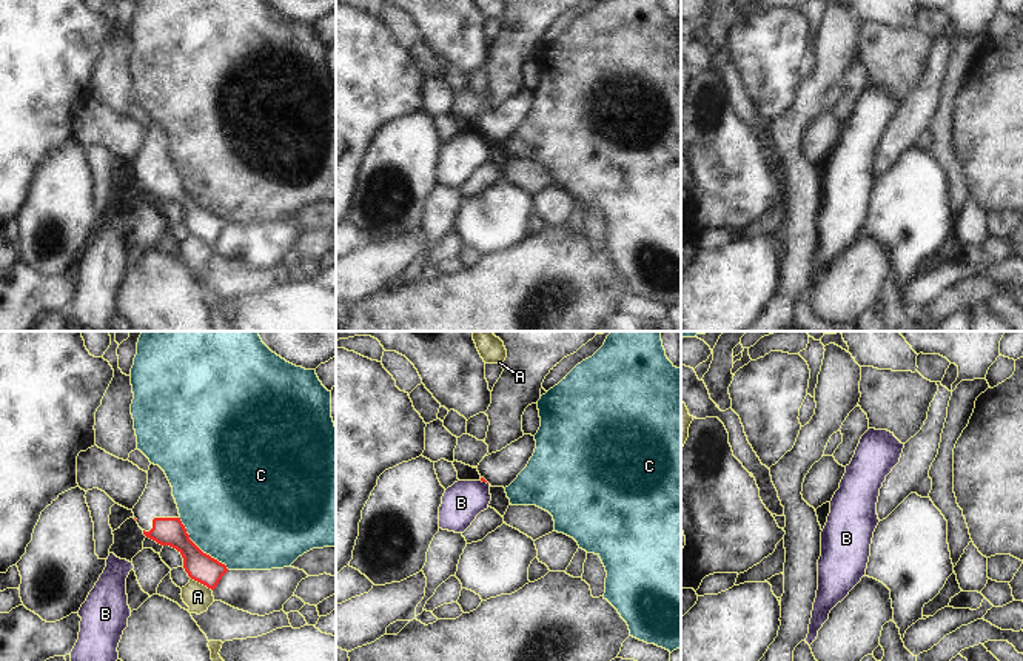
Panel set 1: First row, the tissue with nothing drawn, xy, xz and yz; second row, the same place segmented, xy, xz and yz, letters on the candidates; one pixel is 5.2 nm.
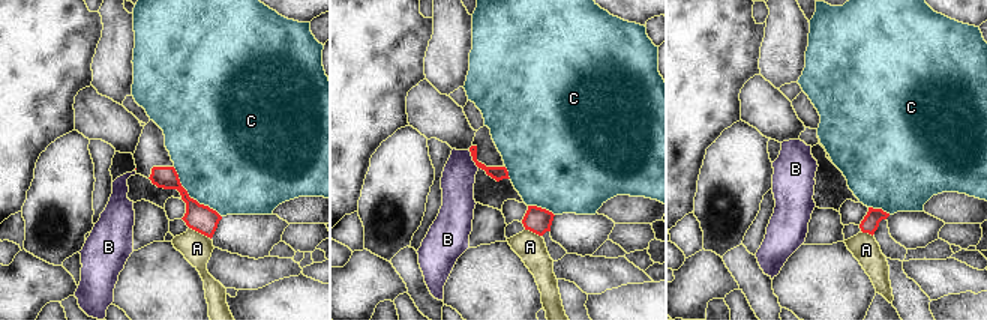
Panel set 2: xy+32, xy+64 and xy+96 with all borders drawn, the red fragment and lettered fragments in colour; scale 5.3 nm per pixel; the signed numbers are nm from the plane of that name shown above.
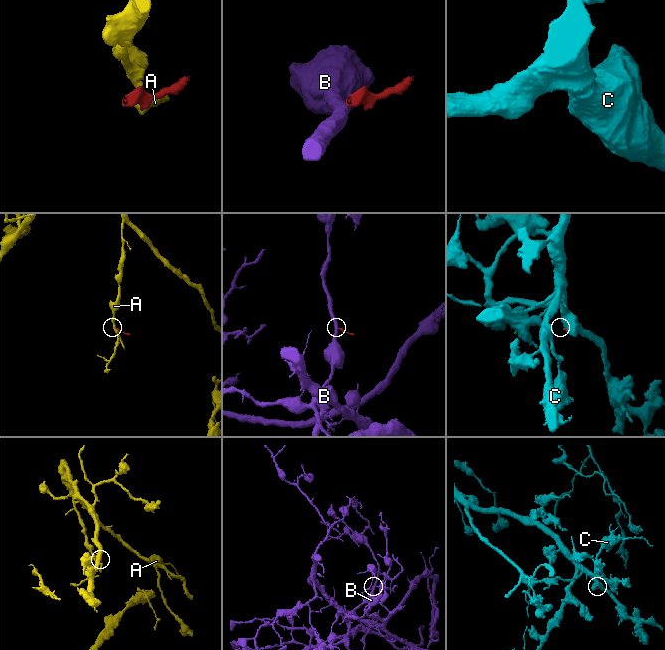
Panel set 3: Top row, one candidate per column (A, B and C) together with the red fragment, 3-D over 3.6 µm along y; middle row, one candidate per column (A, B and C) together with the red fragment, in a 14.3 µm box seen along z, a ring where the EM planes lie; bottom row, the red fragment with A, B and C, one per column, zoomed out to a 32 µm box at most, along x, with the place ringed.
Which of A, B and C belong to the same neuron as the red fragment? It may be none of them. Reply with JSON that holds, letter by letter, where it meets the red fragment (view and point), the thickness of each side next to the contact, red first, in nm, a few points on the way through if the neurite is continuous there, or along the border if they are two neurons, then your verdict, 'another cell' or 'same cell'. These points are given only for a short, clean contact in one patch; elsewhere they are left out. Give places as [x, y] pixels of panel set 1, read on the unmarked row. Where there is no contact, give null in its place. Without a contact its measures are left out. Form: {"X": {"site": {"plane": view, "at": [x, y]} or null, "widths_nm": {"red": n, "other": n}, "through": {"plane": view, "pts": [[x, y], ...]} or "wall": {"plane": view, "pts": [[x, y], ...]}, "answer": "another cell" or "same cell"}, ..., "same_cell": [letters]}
{"A": {"site": {"plane": "xy", "at": [202, 238]}, "widths_nm": {"red": 150, "other": 140}, "wall": {"plane": "xy", "pts": [[191, 233], [211, 245]]}, "answer": "another cell"}, "B": {"site": {"plane": "xz", "at": [484, 136]}, "widths_nm": {"red": 20, "other": 200}, "wall": {"plane": "xz", "pts": [[479, 134], [487, 139]]}, "answer": "another cell"}, "C": {"site": {"plane": "xy", "at": [197, 202]}, "widths_nm": {"red": 150, "other": 500}, "answer": "another cell"}, "same_cell": []}

